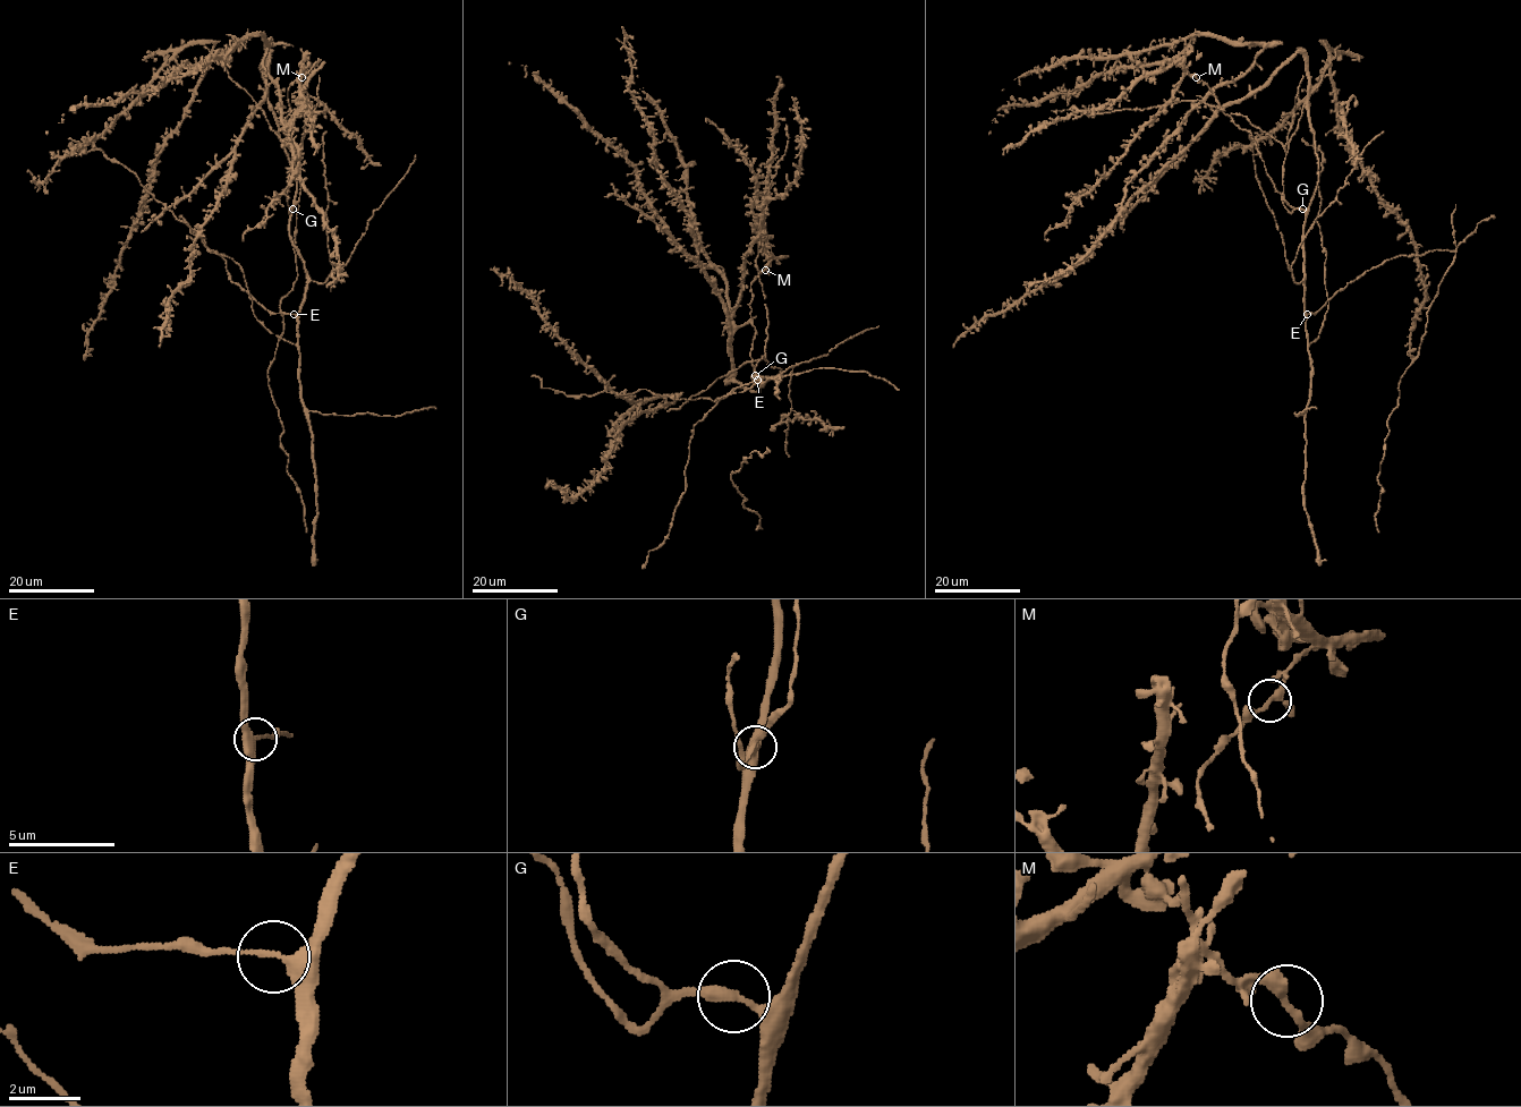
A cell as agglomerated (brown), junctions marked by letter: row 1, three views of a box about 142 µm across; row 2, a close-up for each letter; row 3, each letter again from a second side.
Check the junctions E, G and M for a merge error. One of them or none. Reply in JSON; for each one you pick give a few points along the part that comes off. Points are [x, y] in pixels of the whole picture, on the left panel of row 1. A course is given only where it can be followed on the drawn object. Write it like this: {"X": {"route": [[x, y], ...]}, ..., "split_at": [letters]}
{"split_at": []}

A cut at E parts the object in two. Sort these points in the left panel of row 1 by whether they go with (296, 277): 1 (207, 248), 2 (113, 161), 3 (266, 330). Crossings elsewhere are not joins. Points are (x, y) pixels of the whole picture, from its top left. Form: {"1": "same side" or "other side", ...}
{"1": "other side", "2": "other side", "3": "other side"}

